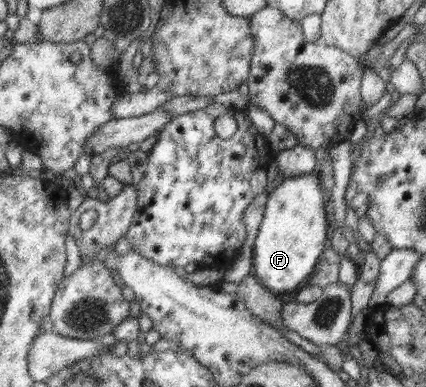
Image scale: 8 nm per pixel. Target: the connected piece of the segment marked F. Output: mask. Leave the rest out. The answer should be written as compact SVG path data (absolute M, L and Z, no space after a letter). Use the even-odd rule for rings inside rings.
M316 172L284 178L269 192L252 261L255 277L275 294L292 291L300 283L306 283L321 253L329 246L326 230L331 219L327 194Z

